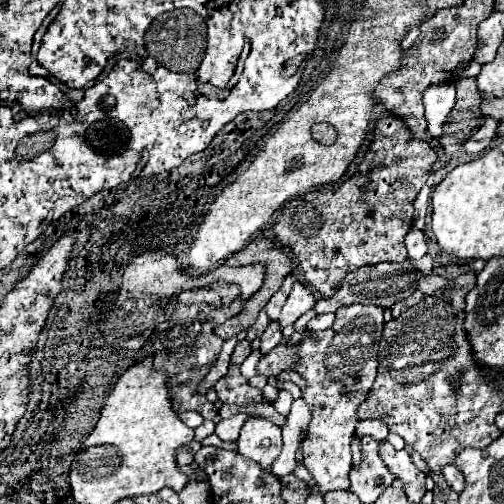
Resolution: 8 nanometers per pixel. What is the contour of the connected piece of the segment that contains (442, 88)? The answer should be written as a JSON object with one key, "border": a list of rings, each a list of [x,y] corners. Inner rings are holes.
{"border":[[[445,82],[439,86],[429,86],[423,94],[425,104],[425,118],[429,122],[429,134],[433,138],[443,136],[443,124],[455,104],[455,84]]]}

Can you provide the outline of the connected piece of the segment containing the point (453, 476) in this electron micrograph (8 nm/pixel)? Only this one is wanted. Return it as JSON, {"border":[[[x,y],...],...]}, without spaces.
{"border":[[[451,464],[451,466],[445,466],[445,468],[443,468],[443,476],[447,478],[449,486],[451,486],[455,492],[463,492],[463,488],[465,488],[465,478],[463,478],[461,470],[457,470],[457,468]]]}

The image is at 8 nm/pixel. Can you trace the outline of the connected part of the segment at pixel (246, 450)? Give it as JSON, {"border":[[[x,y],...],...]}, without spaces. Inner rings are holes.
{"border":[[[249,416],[237,444],[239,454],[271,470],[271,462],[275,462],[281,450],[281,428],[263,416]]]}

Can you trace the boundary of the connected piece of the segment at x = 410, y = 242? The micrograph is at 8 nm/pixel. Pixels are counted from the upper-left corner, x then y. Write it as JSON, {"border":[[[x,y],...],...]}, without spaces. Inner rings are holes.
{"border":[[[415,226],[409,230],[407,238],[405,238],[405,246],[409,250],[409,258],[411,260],[419,260],[427,254],[427,240],[425,234],[421,230],[417,230]]]}

